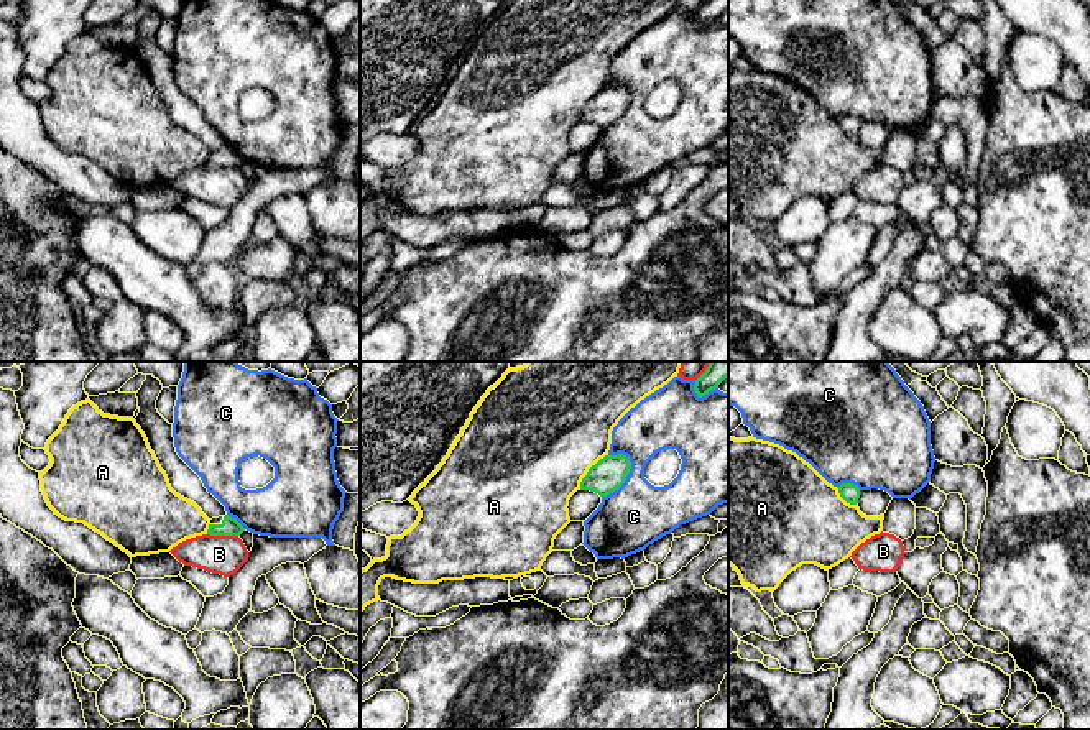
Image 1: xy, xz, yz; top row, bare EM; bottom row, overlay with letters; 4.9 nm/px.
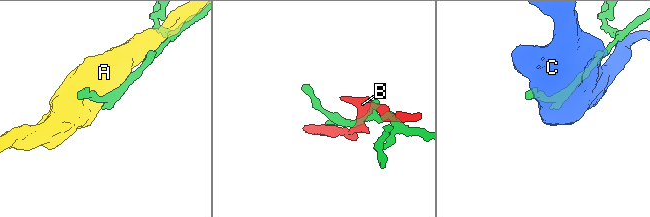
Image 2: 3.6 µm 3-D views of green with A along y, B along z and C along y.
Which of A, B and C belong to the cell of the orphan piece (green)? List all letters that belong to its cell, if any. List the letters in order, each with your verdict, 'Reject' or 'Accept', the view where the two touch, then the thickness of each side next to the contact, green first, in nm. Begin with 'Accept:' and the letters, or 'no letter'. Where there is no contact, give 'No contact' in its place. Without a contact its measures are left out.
Accept: no letter
A: Reject. Touches green in xz. Thickness 170 nm (green) against 480 nm
B: Reject. Touches green in xy. Thickness 90 nm (green) against 190 nm
C: Reject. Touches green in xz. Thickness 170 nm (green) against 320 nm

